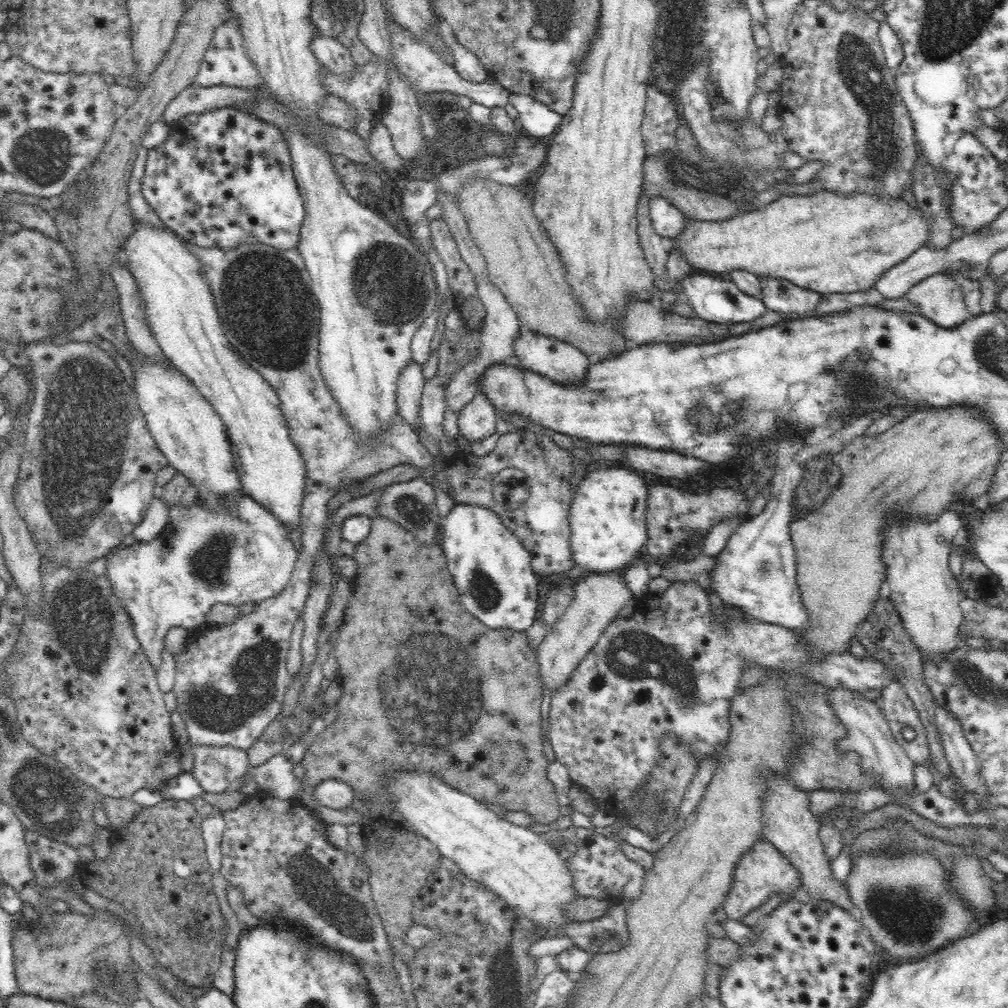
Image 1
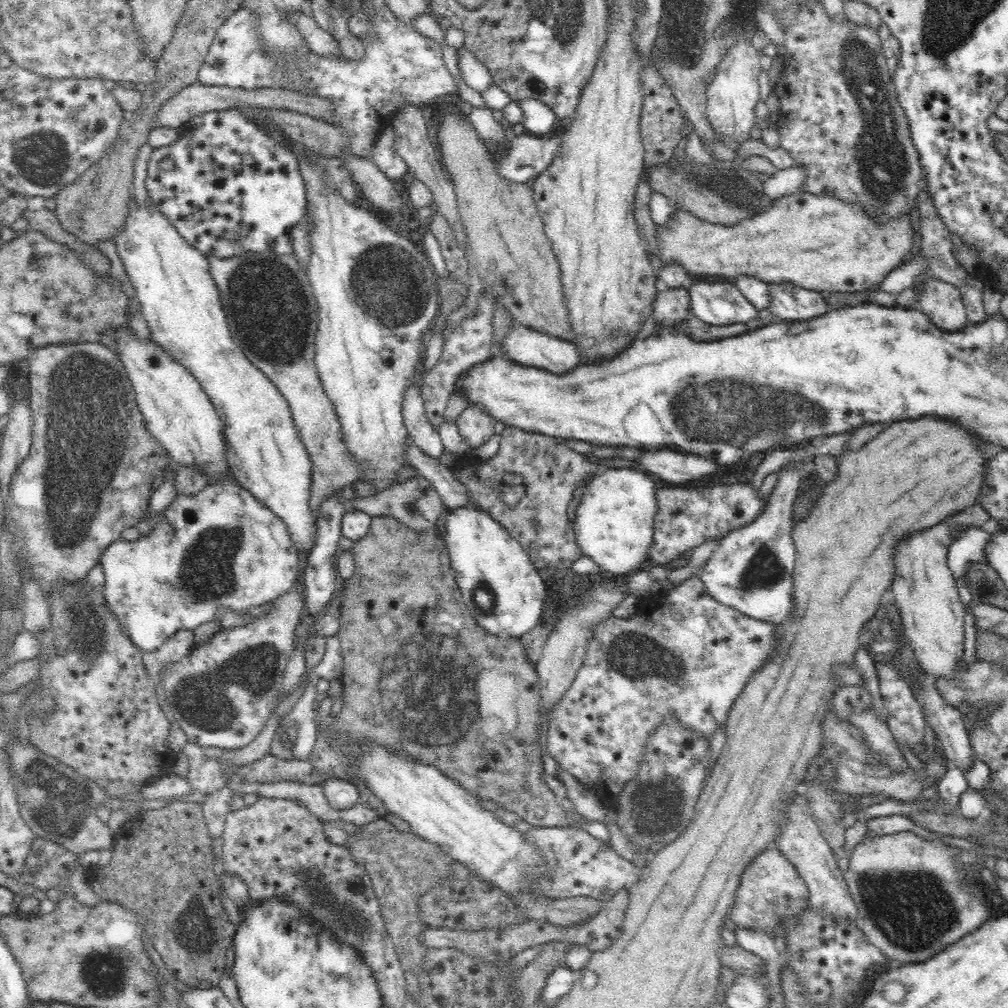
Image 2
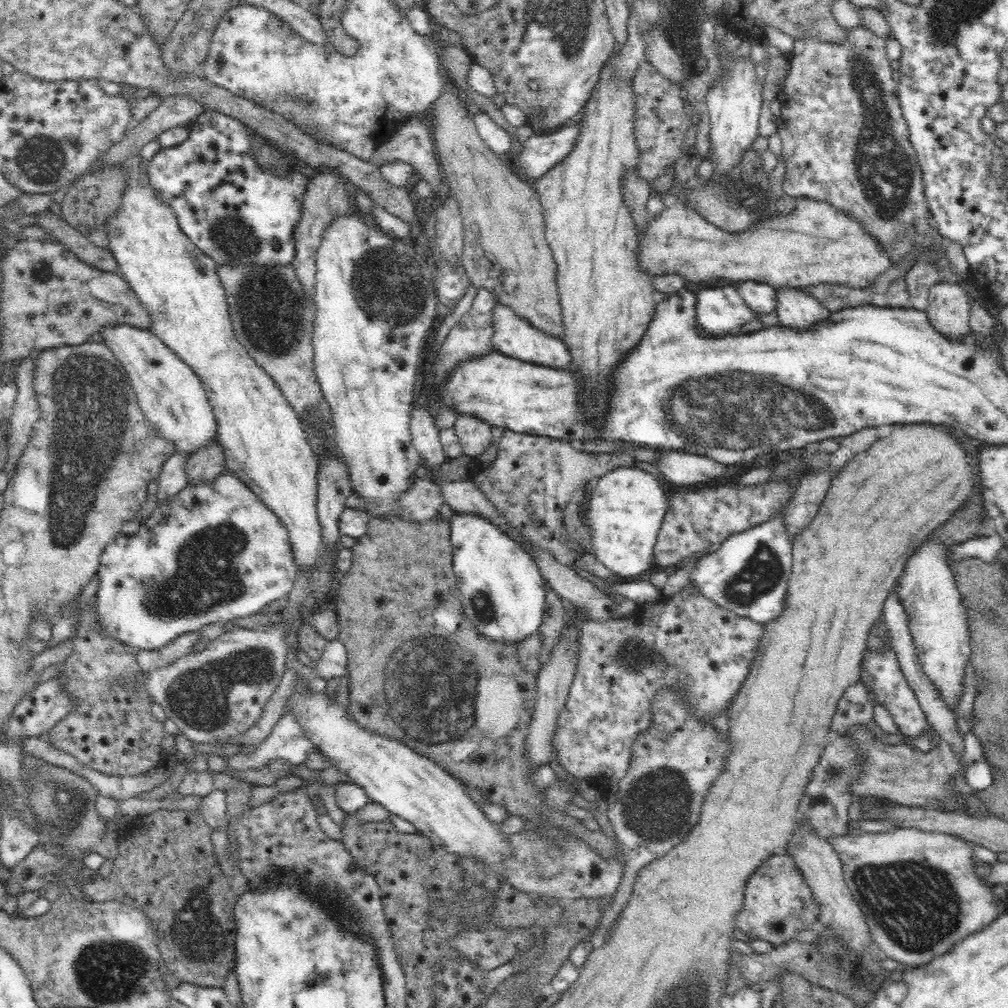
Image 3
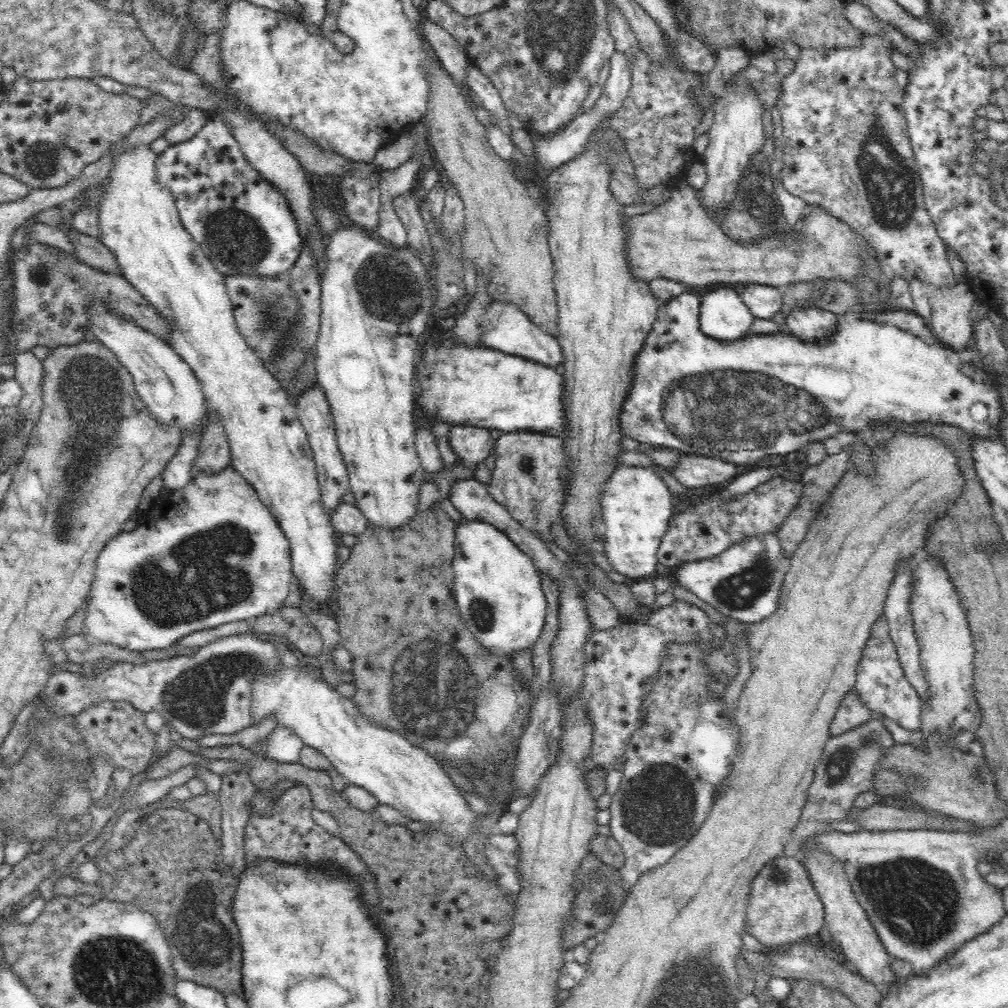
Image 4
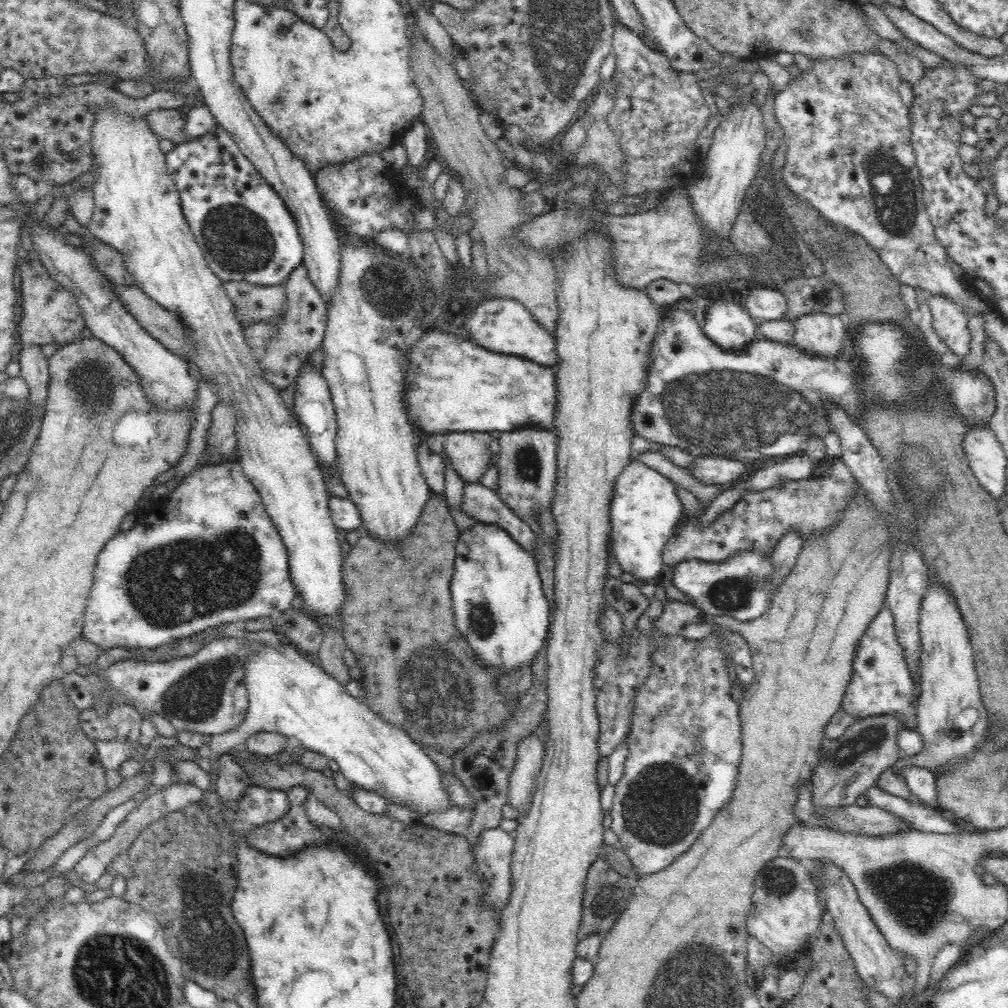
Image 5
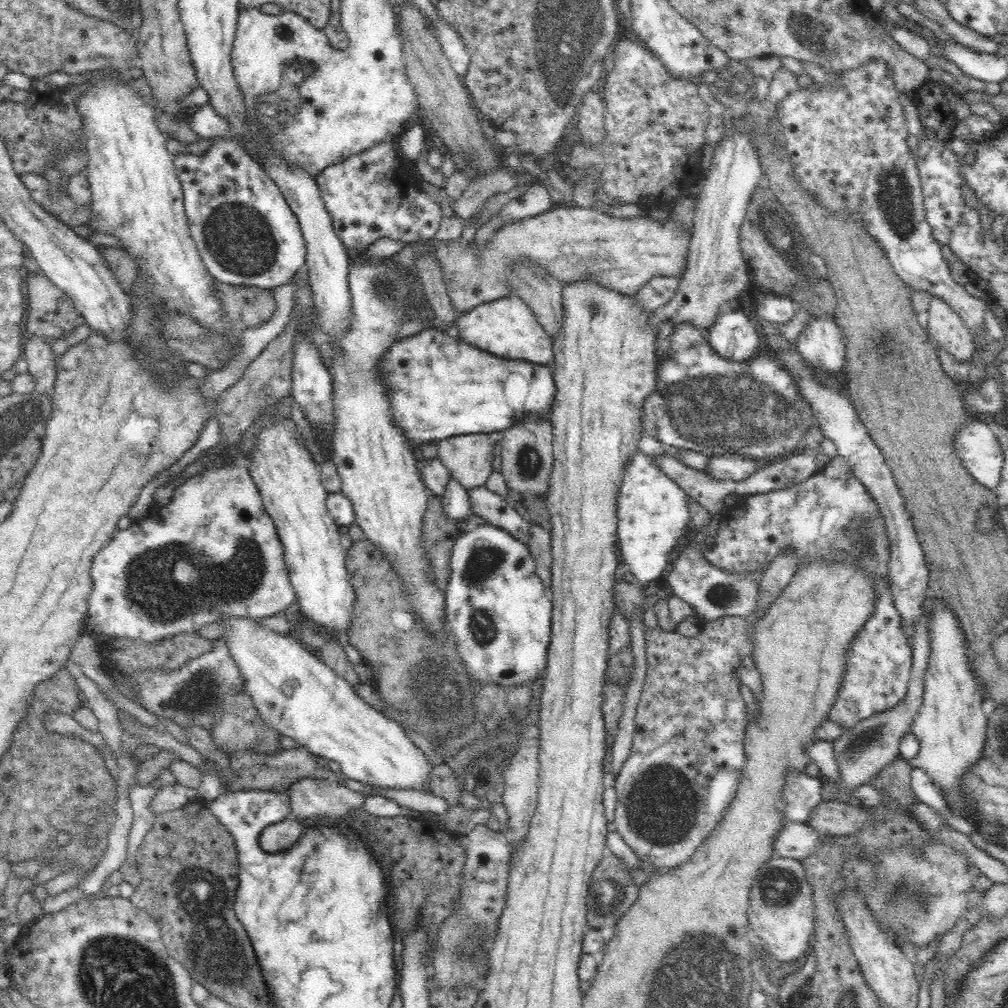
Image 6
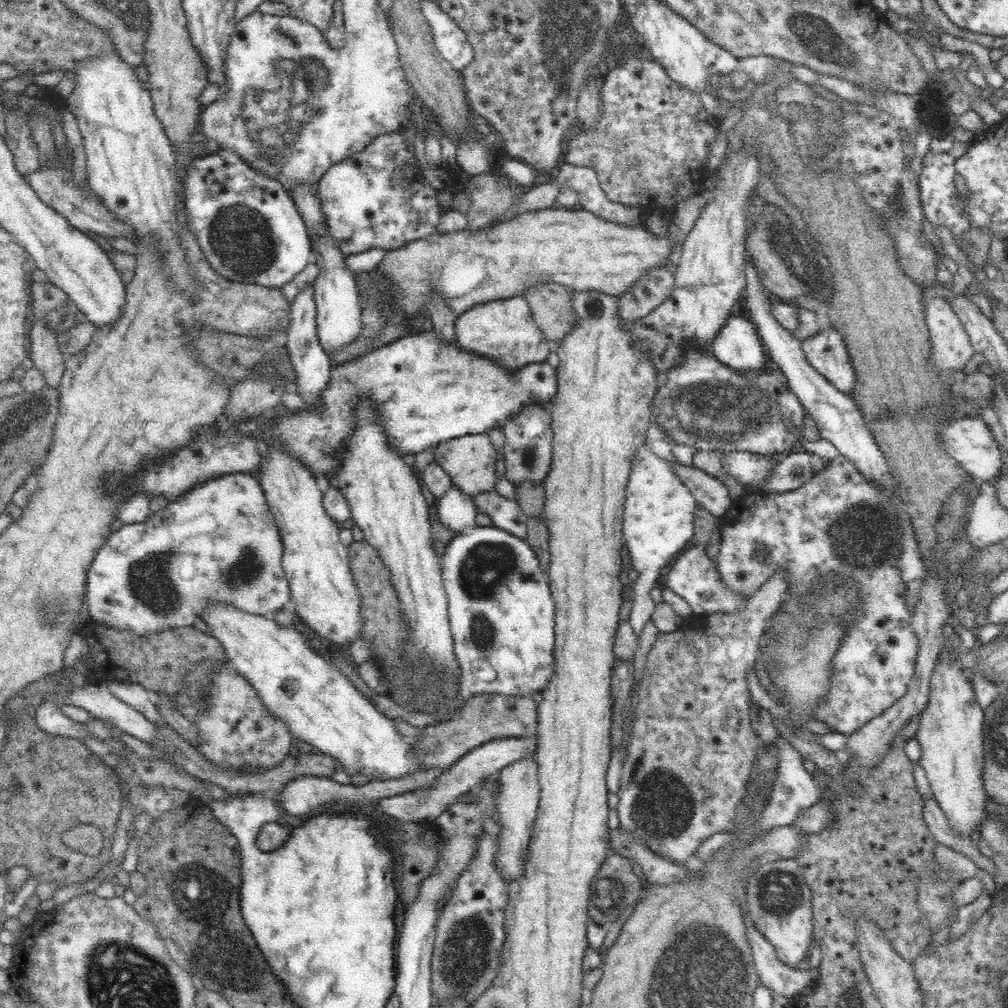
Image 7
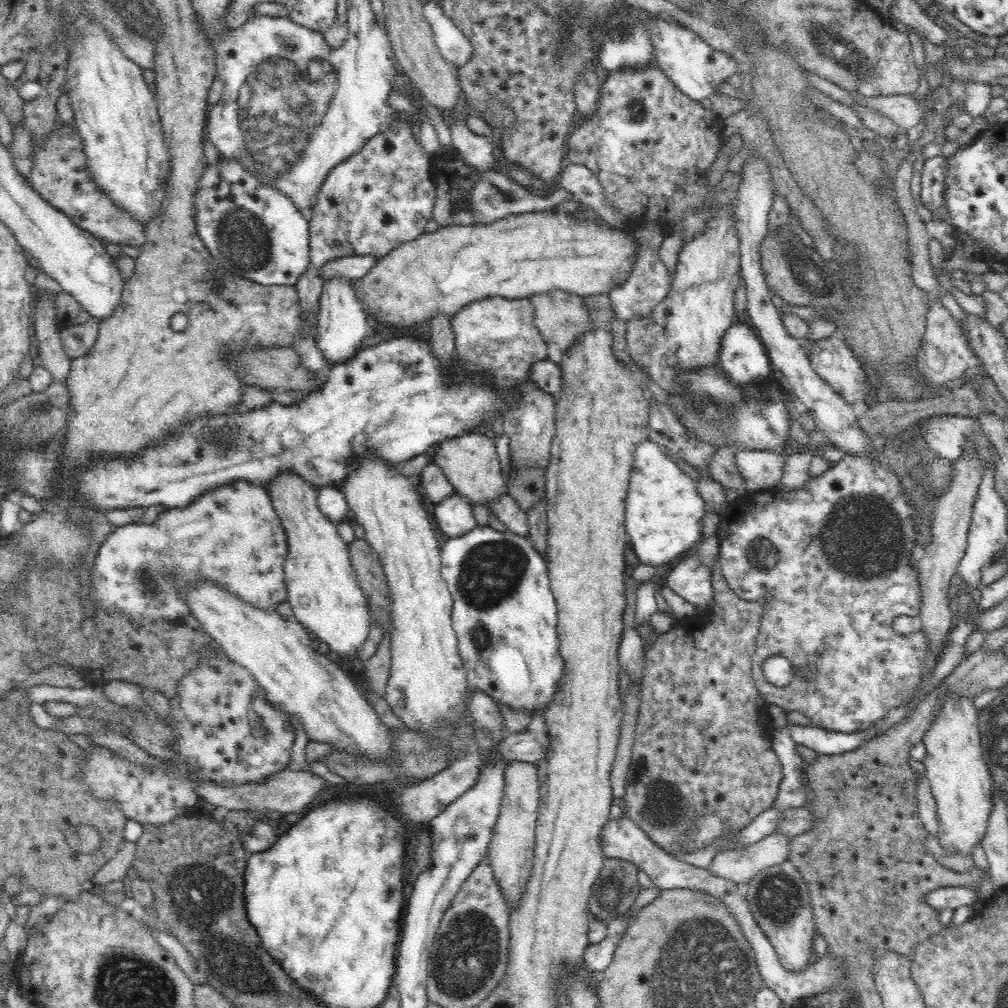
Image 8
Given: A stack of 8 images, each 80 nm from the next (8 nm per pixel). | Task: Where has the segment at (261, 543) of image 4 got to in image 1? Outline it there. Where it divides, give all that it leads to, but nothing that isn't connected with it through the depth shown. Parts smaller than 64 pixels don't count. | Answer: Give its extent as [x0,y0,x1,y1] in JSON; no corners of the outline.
[106,491,299,670]

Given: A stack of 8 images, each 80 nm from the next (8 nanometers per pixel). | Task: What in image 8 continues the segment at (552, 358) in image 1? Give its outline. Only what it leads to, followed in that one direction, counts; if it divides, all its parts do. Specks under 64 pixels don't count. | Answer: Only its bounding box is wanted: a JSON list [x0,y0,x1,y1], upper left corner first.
[450,296,547,387]

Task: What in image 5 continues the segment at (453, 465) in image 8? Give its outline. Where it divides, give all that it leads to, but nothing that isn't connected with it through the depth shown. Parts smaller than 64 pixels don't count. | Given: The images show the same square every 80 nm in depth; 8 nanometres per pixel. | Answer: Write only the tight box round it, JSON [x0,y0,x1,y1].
[441,432,495,483]

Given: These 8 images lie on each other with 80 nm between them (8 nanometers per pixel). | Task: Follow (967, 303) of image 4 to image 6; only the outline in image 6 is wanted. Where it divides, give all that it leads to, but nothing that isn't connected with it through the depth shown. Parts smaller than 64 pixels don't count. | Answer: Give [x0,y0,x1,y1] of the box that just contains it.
[927,297,975,362]

